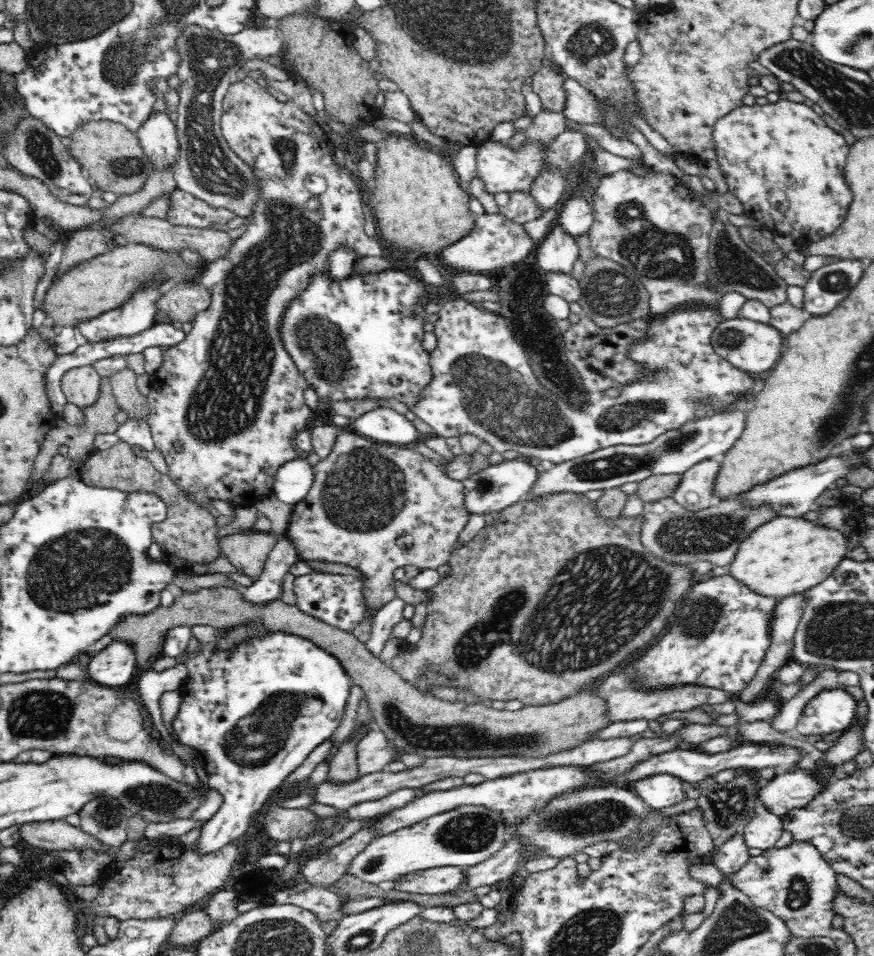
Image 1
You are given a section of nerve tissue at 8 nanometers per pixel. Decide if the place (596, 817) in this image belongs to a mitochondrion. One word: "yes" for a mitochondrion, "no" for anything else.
yes

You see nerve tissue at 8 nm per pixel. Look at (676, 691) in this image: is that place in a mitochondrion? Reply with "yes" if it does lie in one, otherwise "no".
no

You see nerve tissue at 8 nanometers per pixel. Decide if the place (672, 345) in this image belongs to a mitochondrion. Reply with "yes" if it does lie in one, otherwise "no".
no

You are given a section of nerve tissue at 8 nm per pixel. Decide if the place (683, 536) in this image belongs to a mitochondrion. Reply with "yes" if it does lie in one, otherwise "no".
yes

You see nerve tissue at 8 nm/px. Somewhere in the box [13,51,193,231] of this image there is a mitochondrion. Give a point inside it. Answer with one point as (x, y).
(38, 142)

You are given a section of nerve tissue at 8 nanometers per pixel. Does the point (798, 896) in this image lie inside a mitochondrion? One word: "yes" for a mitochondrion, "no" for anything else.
yes

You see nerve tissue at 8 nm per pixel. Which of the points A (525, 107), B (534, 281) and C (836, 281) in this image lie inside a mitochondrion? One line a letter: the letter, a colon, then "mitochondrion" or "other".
A: other
B: mitochondrion
C: mitochondrion

